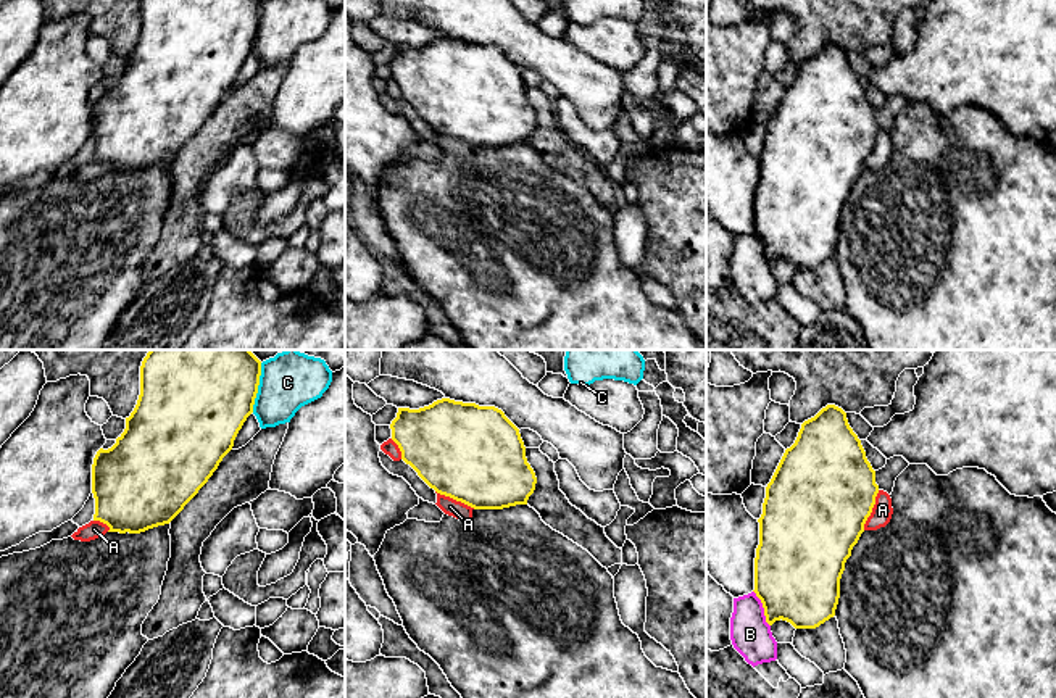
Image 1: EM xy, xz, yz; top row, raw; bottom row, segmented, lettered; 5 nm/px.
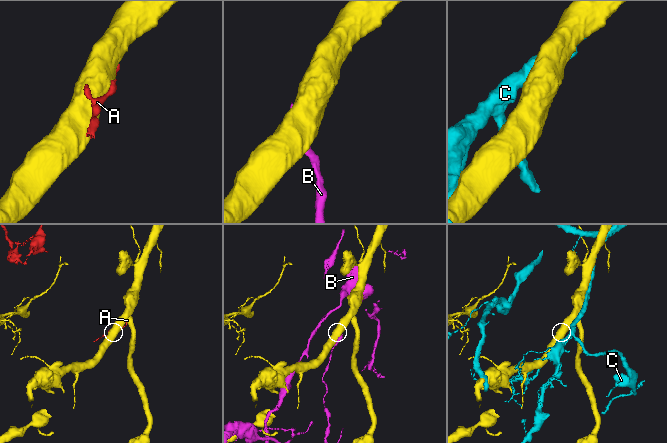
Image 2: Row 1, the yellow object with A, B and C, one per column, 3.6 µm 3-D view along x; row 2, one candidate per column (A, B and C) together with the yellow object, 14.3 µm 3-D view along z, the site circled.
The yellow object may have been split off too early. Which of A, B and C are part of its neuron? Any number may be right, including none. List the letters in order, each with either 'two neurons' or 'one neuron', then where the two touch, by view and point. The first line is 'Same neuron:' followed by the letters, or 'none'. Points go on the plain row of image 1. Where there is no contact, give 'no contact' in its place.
Same neuron: none
A: two neurons; meets yellow in yz at (871, 149)
B: two neurons; meets yellow in yz at (763, 245)
C: two neurons; meets yellow in xy at (257, 26)

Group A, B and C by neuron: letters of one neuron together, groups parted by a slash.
A / B / C

